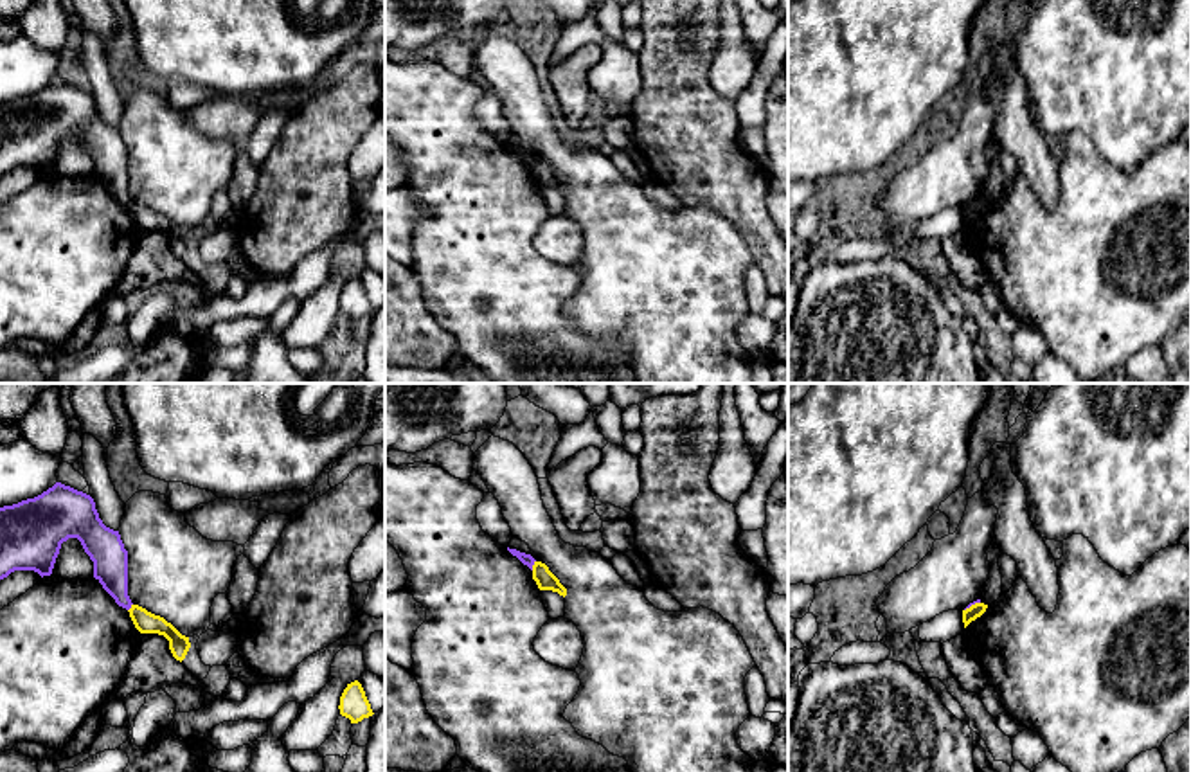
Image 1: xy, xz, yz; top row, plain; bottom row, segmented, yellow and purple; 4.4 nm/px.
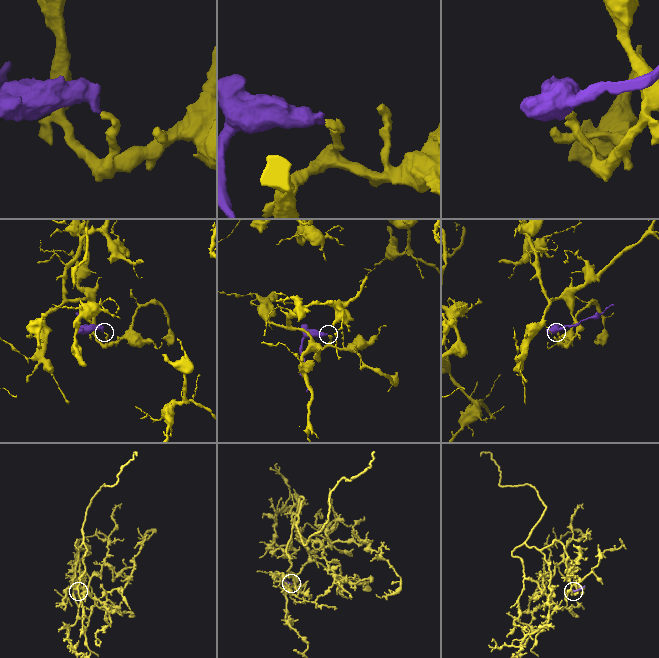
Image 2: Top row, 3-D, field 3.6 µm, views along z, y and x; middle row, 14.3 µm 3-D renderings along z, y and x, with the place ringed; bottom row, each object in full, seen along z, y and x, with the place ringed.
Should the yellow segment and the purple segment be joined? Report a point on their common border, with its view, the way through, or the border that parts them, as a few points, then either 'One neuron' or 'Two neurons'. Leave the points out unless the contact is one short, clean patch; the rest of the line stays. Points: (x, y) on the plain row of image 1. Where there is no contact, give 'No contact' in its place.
Touches yellow at xz (533, 162). Boundary: xz (535, 157), (531, 166). Two neurons

